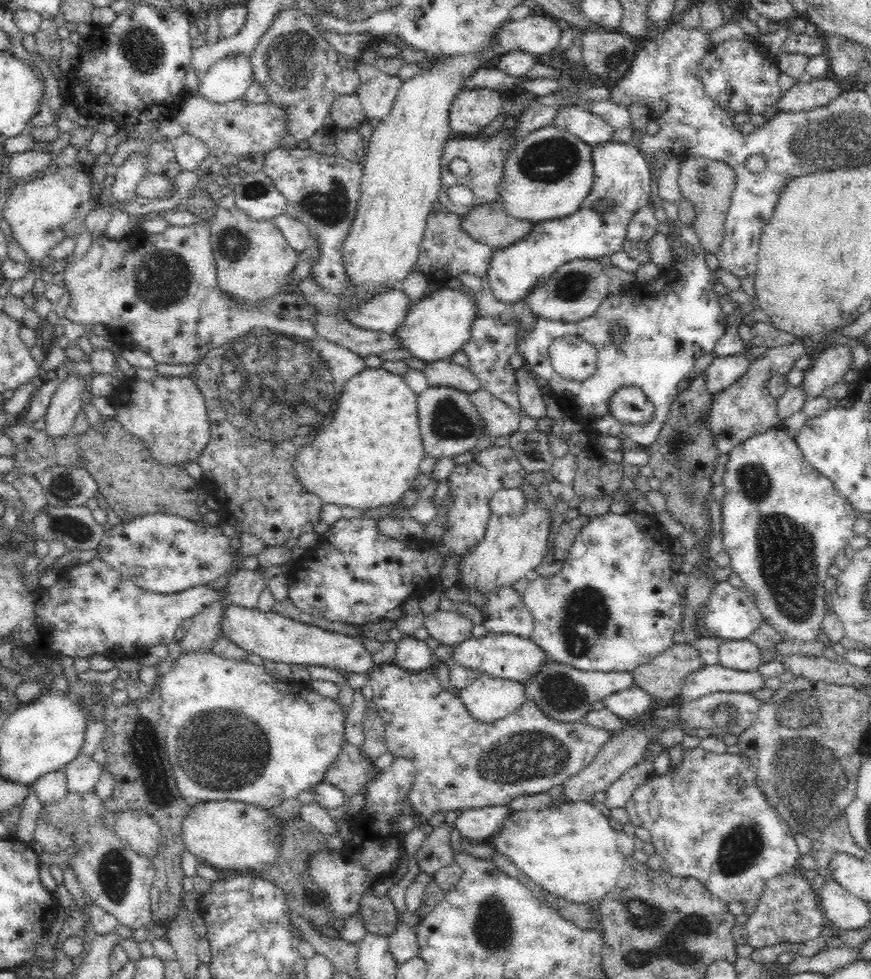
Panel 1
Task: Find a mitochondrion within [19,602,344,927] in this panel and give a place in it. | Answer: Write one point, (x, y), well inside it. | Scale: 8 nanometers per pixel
(224, 748)

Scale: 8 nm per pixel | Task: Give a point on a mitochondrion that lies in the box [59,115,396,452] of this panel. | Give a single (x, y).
(277, 389)

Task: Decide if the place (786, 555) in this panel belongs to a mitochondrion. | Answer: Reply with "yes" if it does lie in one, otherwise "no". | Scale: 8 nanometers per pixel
yes

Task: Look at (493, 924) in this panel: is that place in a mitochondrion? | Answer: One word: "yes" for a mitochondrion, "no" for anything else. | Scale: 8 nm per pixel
yes

